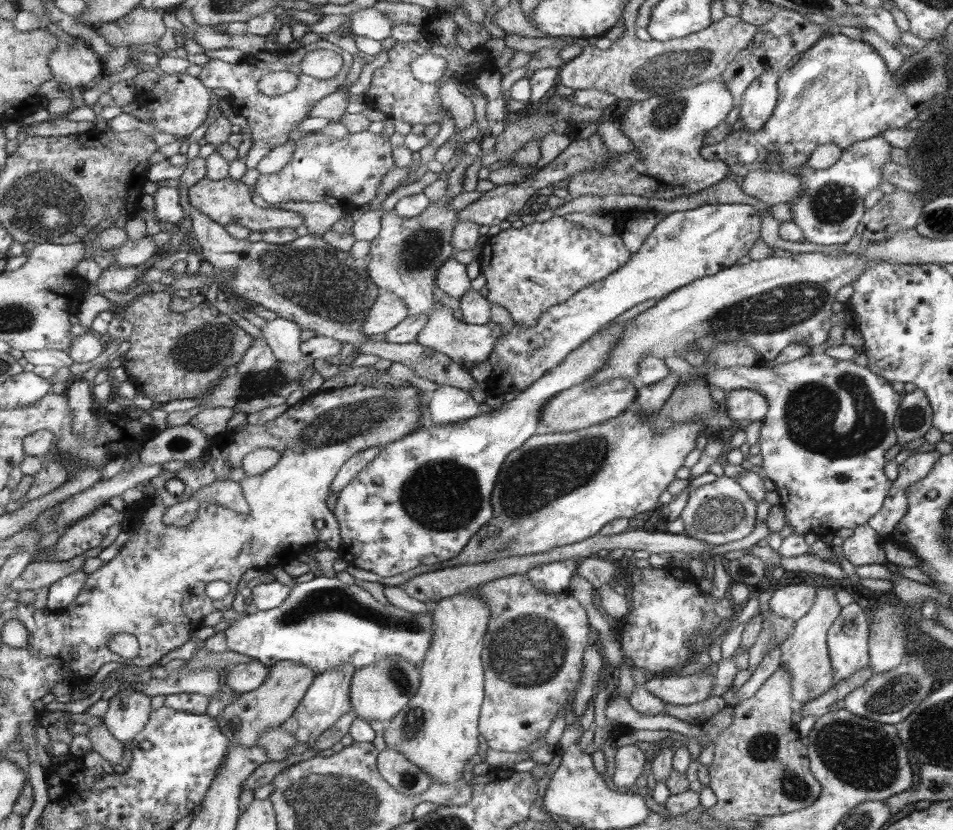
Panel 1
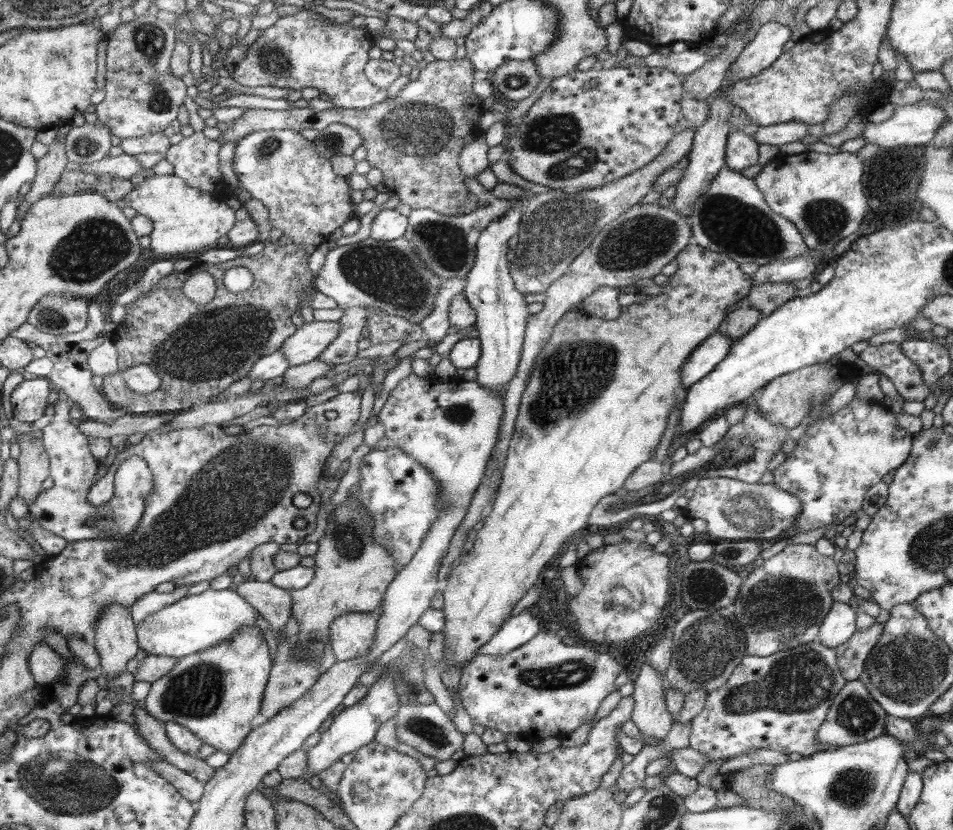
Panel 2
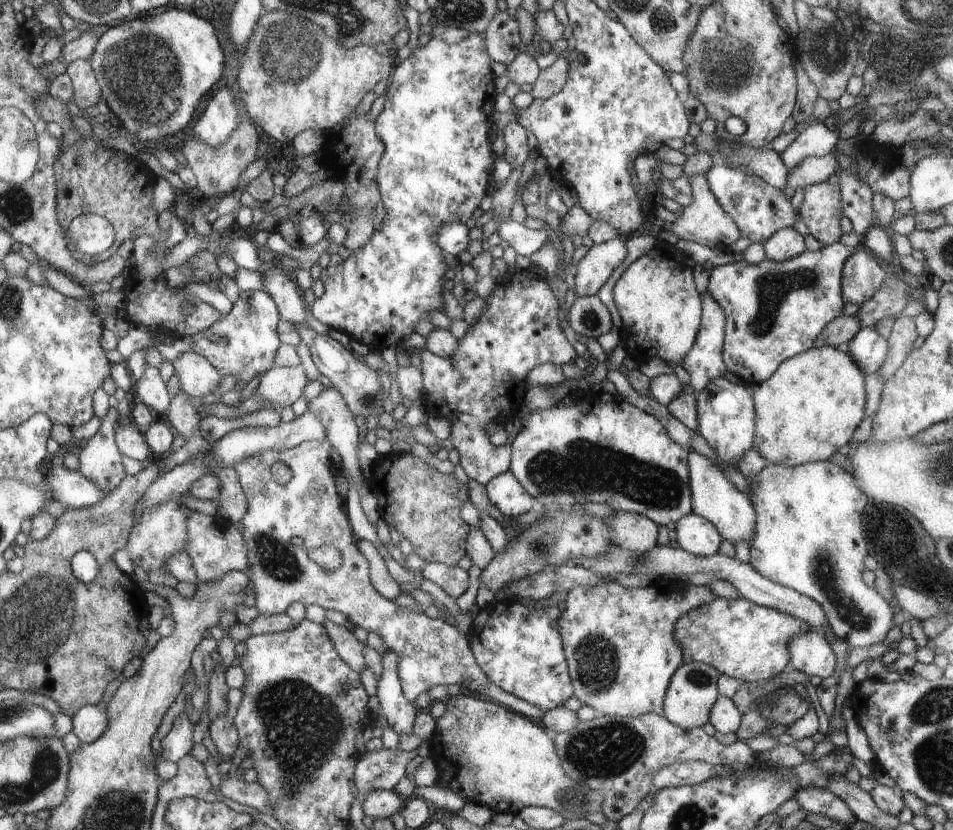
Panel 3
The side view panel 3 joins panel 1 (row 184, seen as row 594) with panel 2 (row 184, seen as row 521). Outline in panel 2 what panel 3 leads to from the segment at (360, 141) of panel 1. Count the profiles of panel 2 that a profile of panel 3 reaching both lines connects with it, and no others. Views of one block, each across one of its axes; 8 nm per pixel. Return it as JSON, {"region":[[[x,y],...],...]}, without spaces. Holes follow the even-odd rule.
{"region":[[[296,129],[263,130],[248,133],[236,142],[233,170],[244,190],[264,203],[270,224],[282,230],[297,245],[318,246],[342,224],[352,218],[354,204],[350,202],[350,184],[331,169],[331,162],[316,153],[313,141],[308,141]]]}

